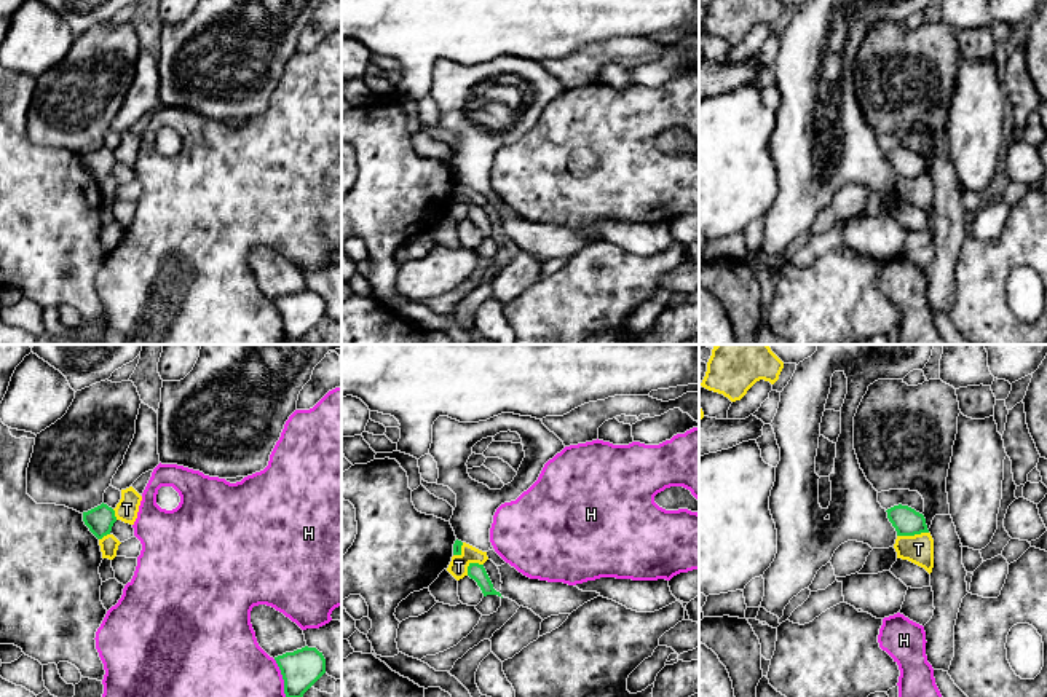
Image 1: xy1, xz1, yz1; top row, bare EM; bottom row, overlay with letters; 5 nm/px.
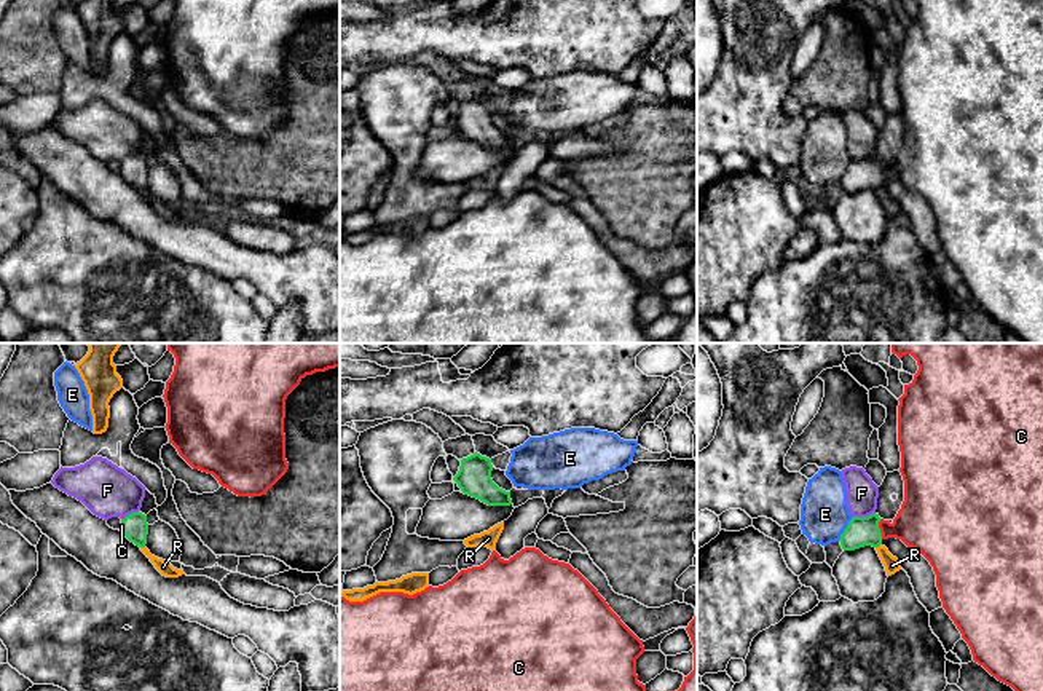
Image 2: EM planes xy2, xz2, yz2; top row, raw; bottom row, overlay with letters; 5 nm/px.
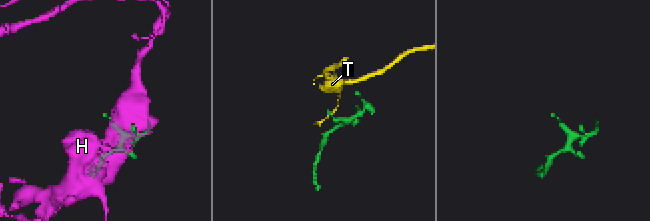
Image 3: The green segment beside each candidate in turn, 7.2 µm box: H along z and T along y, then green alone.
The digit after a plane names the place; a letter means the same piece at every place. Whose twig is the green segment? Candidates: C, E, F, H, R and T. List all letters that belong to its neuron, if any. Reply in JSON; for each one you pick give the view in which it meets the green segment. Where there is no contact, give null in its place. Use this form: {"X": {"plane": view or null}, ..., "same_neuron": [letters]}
{"C": {"plane": "yz2"}, "same_neuron": ["C"]}

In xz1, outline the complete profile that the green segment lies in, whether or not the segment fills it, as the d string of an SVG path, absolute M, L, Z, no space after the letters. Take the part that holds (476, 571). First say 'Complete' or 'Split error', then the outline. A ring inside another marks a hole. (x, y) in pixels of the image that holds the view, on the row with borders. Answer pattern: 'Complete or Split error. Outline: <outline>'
Complete. Outline: M469 563L468 576L477 582L477 585L480 587L484 597L487 597L487 595L498 595L498 597L501 597L501 593L493 589L493 584L490 581L484 565Z

